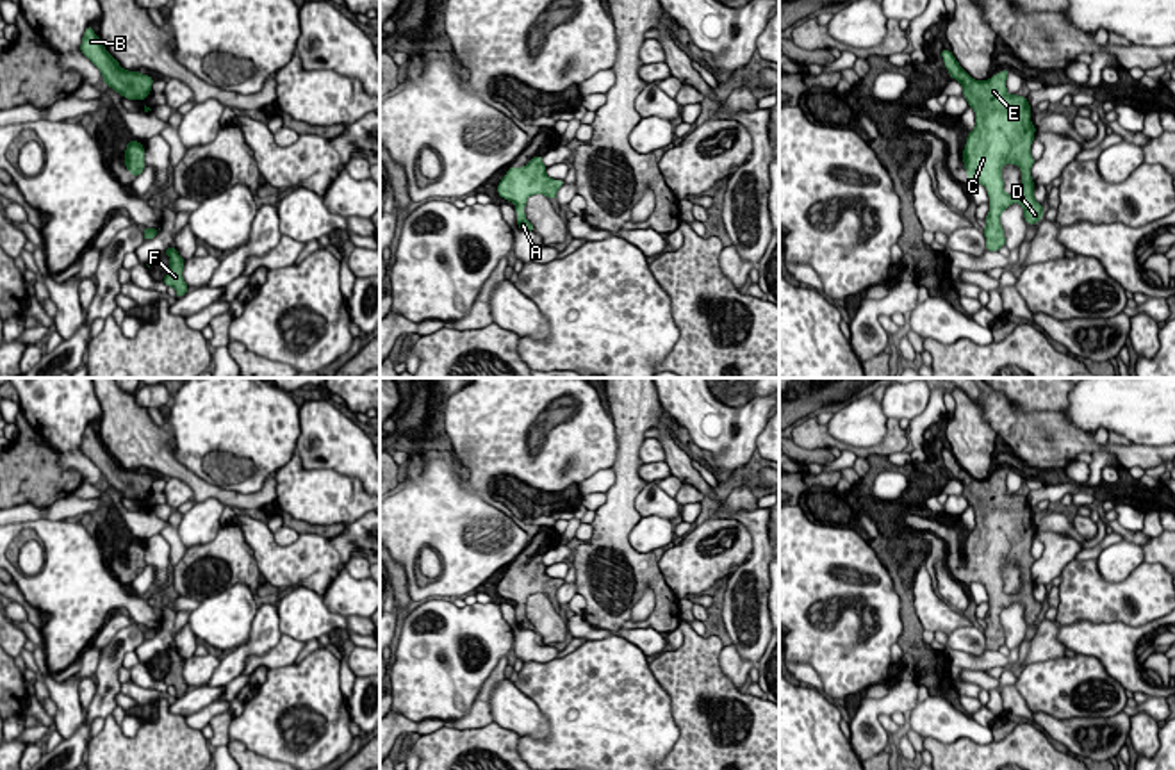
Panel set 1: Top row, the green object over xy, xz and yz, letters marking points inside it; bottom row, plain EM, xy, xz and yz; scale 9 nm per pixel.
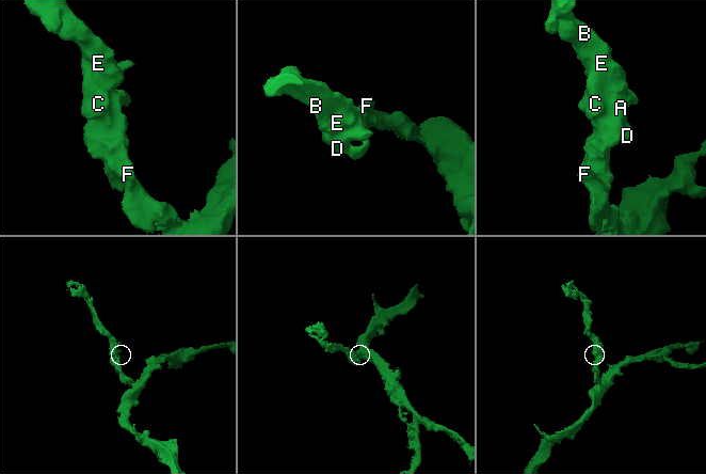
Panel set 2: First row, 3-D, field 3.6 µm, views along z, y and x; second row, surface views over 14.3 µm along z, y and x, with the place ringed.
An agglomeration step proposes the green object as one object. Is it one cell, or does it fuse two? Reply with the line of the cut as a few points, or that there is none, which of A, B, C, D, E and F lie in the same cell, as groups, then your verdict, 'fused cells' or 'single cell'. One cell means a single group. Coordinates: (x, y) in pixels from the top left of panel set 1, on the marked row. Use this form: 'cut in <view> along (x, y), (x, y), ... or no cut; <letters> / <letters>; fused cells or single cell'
no cut; A B C D E F; single cell

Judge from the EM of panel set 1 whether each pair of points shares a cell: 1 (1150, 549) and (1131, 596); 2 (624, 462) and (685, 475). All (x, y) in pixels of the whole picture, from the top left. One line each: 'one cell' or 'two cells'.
1: two cells
2: two cells

